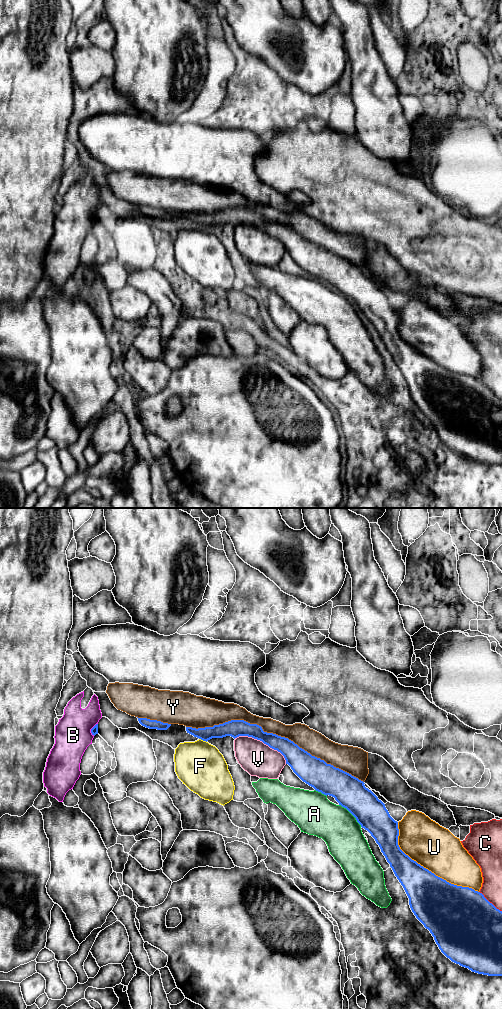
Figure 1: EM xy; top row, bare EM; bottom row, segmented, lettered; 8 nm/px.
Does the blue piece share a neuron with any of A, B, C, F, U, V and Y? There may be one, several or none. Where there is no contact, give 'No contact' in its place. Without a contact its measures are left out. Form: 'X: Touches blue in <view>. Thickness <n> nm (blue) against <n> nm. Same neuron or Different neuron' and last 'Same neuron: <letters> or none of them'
A: Touches blue in xy. Thickness 260 nm (blue) against 300 nm. Different neuron
B: Touches blue in xy. Thickness 60 nm (blue) against 300 nm. Different neuron
C: Touches blue in xy. Thickness 500 nm (blue) against 160 nm. Different neuron
F: Touches blue in xy. Thickness 130 nm (blue) against 380 nm. Different neuron
U: Touches blue in xy. Thickness 360 nm (blue) against 360 nm. Different neuron
V: Touches blue in xy. Thickness 140 nm (blue) against 280 nm. Different neuron
Y: Touches blue in xy. Thickness 170 nm (blue) against 170 nm. Different neuron
Same neuron: none of them

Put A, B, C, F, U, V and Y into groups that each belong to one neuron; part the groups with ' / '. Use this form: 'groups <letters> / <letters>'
groups A / B / C U / F / V / Y

